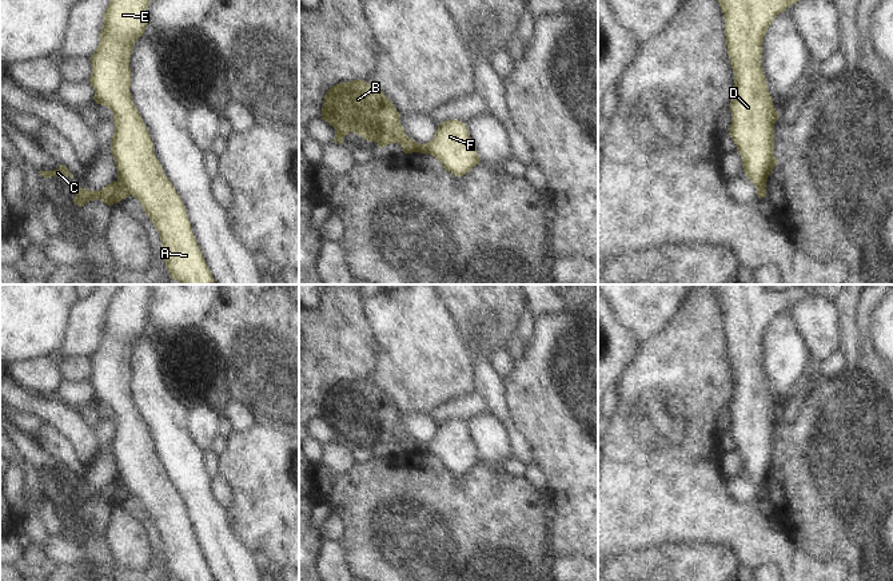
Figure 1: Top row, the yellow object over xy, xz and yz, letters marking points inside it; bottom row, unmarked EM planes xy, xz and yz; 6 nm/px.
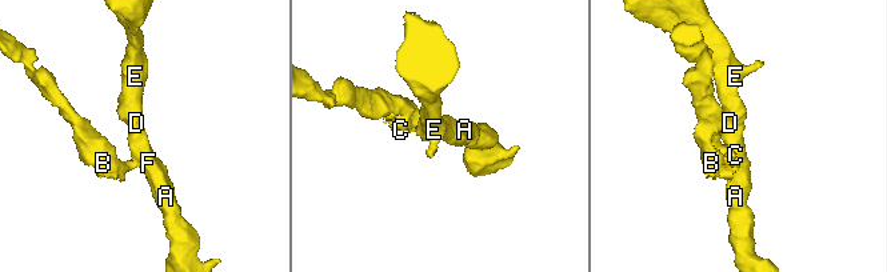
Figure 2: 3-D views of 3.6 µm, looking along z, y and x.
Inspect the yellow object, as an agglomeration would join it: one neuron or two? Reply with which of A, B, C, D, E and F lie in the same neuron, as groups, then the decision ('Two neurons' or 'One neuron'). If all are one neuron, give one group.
Groups: A D E F / B C. Two neurons

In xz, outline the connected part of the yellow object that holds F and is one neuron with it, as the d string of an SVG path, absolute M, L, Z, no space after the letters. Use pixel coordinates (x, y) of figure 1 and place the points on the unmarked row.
M455 418L440 422L424 445L446 470L459 477L481 462L466 423Z

